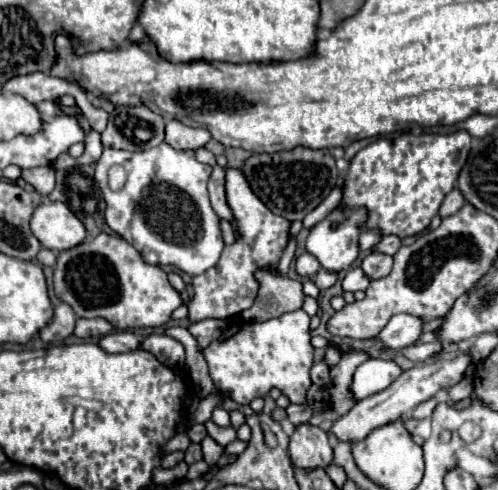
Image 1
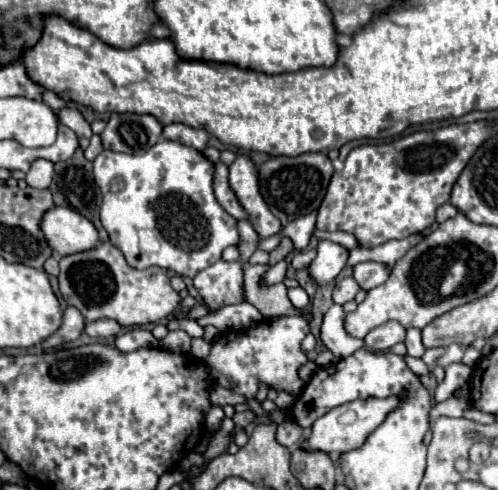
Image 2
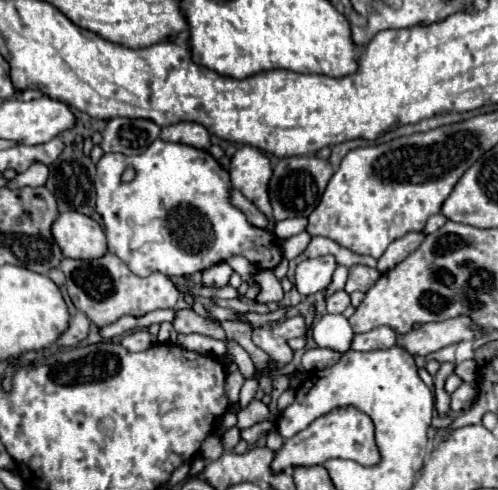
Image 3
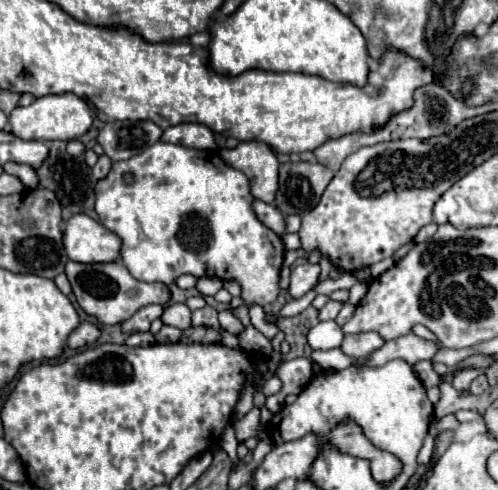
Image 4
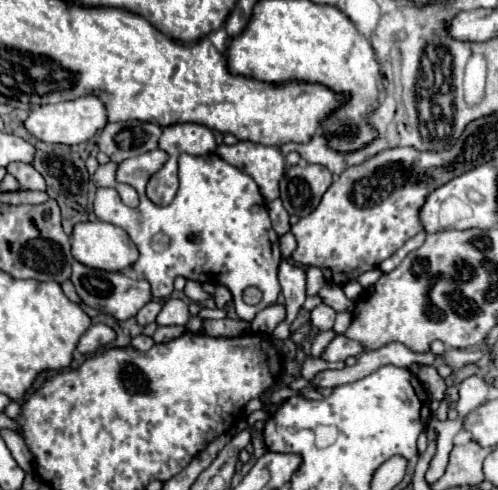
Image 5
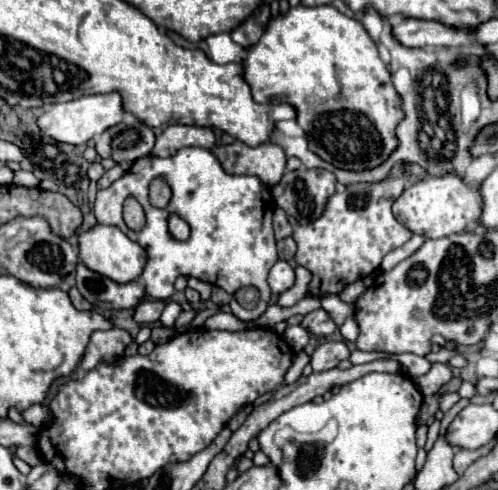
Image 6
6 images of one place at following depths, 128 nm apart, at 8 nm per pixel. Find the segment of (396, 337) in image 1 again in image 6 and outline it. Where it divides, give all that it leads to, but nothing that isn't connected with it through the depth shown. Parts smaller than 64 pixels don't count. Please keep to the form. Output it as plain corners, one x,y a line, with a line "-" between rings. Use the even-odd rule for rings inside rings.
326,342
320,344
312,354
312,370
324,372
330,368
336,368
342,360
350,356
346,342

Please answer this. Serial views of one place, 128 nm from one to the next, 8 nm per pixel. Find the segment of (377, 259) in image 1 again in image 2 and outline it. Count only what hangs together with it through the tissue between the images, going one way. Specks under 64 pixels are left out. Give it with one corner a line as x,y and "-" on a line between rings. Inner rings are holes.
362,262
358,266
354,266
354,280
358,282
358,286
362,290
370,290
374,286
380,286
382,282
386,282
390,274
390,268
384,266
384,264
378,264
378,262

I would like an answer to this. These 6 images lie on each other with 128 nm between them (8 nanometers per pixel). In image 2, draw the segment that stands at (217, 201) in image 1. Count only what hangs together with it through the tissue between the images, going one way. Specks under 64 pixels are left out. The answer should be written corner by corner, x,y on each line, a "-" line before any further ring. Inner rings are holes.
224,162
216,164
216,174
214,174
214,194
220,202
220,206
234,216
236,220
248,220
248,212
244,212
242,204
236,200
236,194
230,188
228,182
228,166

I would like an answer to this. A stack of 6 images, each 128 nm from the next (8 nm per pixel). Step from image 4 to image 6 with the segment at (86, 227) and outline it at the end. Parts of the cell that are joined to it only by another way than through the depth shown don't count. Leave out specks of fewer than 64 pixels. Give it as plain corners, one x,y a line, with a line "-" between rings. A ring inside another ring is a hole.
96,224
88,232
80,234
80,258
90,270
94,270
102,276
108,276
110,280
114,280
118,284
134,282
142,274
144,264
148,262
148,254
144,252
144,248
140,244
130,240
116,226
104,226
104,224

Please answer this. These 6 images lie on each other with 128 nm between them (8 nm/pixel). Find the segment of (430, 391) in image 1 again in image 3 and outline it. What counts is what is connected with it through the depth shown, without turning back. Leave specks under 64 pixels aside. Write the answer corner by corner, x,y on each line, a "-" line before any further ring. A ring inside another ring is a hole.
344,406
316,418
306,430
284,442
284,446
276,452
272,460
272,472
280,474
298,466
318,466
330,458
348,458
366,466
374,466
380,462
380,452
374,442
374,426
364,412
352,406

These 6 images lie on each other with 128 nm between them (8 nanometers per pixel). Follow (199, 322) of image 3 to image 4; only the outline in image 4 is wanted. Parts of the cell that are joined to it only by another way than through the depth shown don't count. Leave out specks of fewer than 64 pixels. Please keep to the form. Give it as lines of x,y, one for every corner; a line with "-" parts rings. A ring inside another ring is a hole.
170,304
164,308
164,314
162,314
162,322
168,324
168,326
174,326
174,328
180,328
180,330
186,330
190,328
190,308
186,304

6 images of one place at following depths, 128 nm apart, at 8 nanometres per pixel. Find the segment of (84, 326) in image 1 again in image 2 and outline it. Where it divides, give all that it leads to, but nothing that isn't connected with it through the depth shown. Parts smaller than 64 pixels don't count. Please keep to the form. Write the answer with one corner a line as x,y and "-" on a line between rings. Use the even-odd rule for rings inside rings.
96,320
86,324
86,334
92,338
110,338
110,336
118,336
120,334
120,324
116,324
116,320

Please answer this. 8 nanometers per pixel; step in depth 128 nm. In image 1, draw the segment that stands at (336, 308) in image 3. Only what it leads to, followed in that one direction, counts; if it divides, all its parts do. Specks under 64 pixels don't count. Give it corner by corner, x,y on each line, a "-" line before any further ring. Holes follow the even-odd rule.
354,268
348,270
348,274
342,280
342,288
344,292
356,292
356,290
366,290
370,284
370,280
366,278
366,274
362,272
362,268

